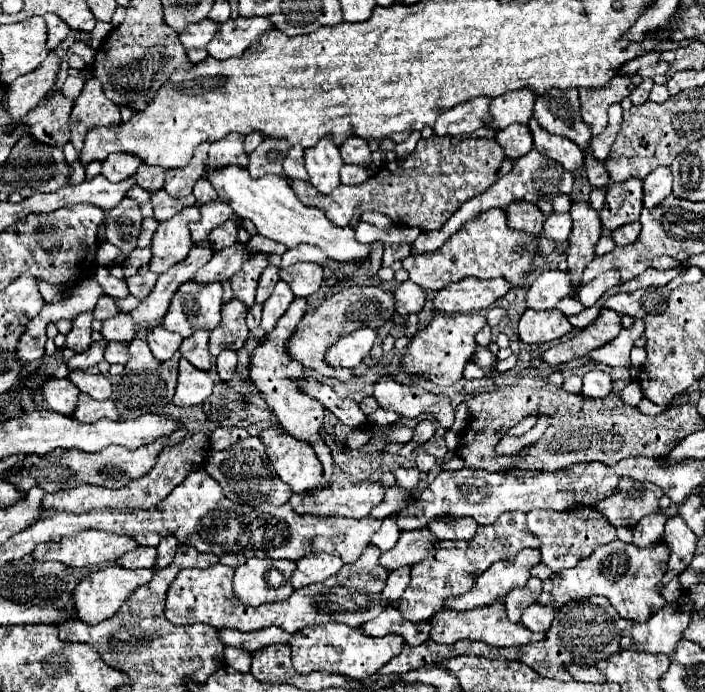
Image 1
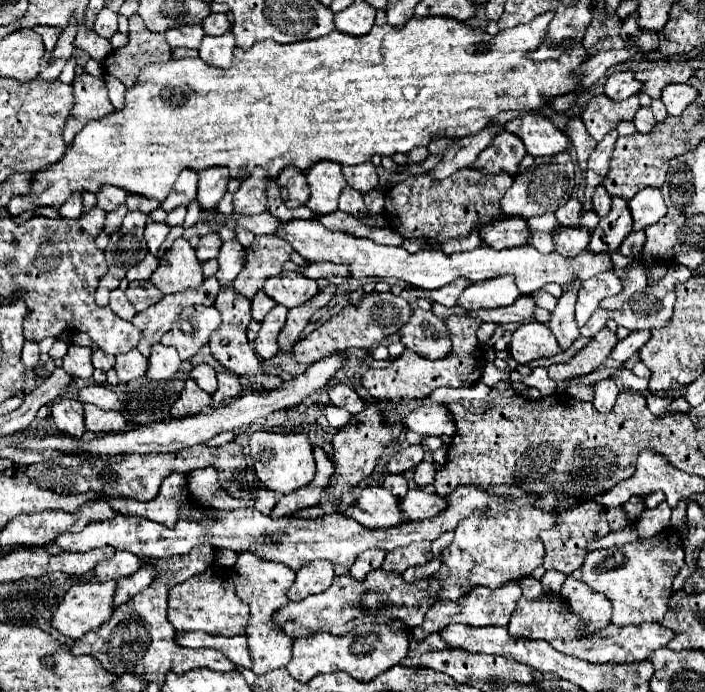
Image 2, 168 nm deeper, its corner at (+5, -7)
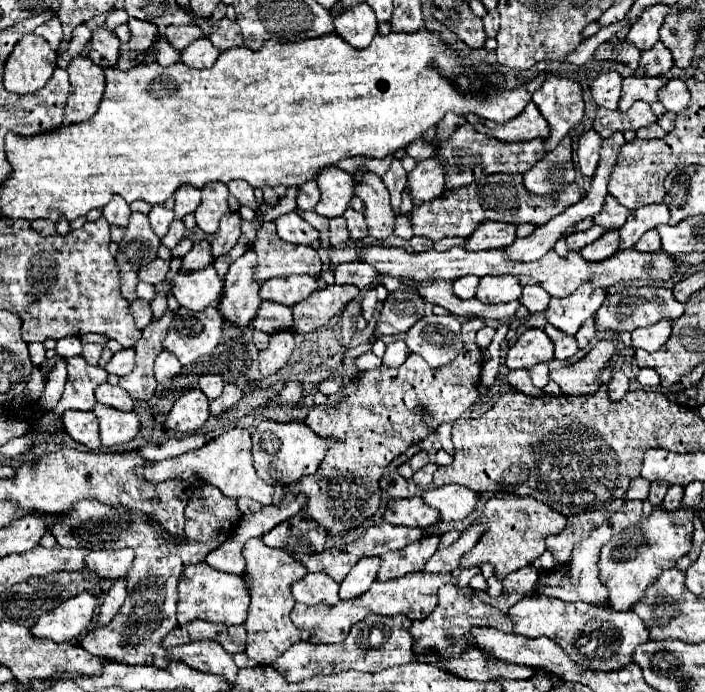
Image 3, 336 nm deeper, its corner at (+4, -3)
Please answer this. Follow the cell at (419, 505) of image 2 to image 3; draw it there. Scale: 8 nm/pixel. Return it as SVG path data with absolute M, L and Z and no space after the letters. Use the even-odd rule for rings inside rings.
M444 485L432 491L426 491L422 499L440 511L444 521L466 519L480 503L480 493L466 489L462 485Z

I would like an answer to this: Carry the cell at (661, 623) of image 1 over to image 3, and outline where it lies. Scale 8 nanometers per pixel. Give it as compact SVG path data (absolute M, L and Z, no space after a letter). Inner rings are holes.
M524 597L508 611L514 633L530 639L546 635L558 643L564 653L578 665L594 671L612 671L622 669L632 661L632 653L638 645L648 641L646 625L636 613L616 613L610 607L594 607L588 603L564 603L560 599L548 597Z

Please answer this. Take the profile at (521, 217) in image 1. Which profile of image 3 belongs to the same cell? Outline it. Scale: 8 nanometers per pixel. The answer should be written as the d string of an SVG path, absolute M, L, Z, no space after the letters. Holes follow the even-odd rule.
M482 221L482 225L466 239L466 249L486 251L486 249L502 249L514 243L516 227L510 223L494 223Z

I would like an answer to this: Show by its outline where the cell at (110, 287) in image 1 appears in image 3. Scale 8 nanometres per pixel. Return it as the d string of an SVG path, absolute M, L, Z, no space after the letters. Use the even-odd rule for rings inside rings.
M136 299L130 307L134 319L136 319L136 327L138 329L144 329L146 325L150 325L152 321L152 309L150 309L150 303L144 301L144 299Z

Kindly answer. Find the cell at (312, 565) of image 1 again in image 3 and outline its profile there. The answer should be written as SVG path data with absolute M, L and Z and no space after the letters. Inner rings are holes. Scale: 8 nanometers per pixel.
M308 573L304 579L292 585L292 597L298 603L318 605L326 603L334 607L338 599L338 583L332 581L326 573Z

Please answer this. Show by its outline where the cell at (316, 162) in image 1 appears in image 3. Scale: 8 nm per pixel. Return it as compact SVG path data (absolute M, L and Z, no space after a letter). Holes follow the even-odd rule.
M334 165L326 167L318 175L318 187L320 187L322 197L314 211L328 219L344 215L350 199L354 197L354 181L350 179L350 173Z

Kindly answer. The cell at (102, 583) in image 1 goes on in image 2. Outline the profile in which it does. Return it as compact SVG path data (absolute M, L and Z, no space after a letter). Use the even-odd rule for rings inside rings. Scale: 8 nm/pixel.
M89 581L89 583L77 583L77 585L73 585L65 593L65 599L57 607L57 611L53 613L51 625L59 633L63 633L65 637L69 637L73 641L81 639L85 633L89 633L89 631L101 627L105 621L109 621L109 617L113 613L115 589L117 589L115 581Z

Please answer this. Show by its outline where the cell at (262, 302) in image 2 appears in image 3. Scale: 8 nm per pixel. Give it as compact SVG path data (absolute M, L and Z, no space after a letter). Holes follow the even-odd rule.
M262 301L258 315L254 319L254 329L264 331L266 335L274 335L278 331L294 331L292 309L286 305Z

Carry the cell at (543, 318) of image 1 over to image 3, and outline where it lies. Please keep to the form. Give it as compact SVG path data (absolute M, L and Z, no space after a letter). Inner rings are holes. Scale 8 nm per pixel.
M542 329L524 331L506 355L508 369L530 369L536 363L554 359L554 343Z

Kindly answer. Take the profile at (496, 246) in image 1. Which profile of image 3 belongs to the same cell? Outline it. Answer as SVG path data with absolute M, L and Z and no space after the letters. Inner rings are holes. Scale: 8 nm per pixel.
M475 275L460 277L458 281L454 281L454 293L456 293L460 299L472 299L474 293L476 293L478 281L480 281L480 278Z

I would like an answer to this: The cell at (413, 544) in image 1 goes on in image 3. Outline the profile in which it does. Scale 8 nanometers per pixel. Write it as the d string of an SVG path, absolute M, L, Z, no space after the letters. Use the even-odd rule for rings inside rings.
M430 535L430 537L424 537L422 541L406 545L400 551L386 553L380 561L380 569L378 569L376 579L388 581L388 579L404 577L406 573L424 571L424 565L436 553L438 543L440 543L440 535Z

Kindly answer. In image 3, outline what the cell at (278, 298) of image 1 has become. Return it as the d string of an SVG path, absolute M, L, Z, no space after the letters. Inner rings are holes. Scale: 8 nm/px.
M290 331L270 335L268 349L262 351L260 357L258 357L260 373L264 377L278 373L286 365L286 361L290 359L292 351L294 351L294 335Z

